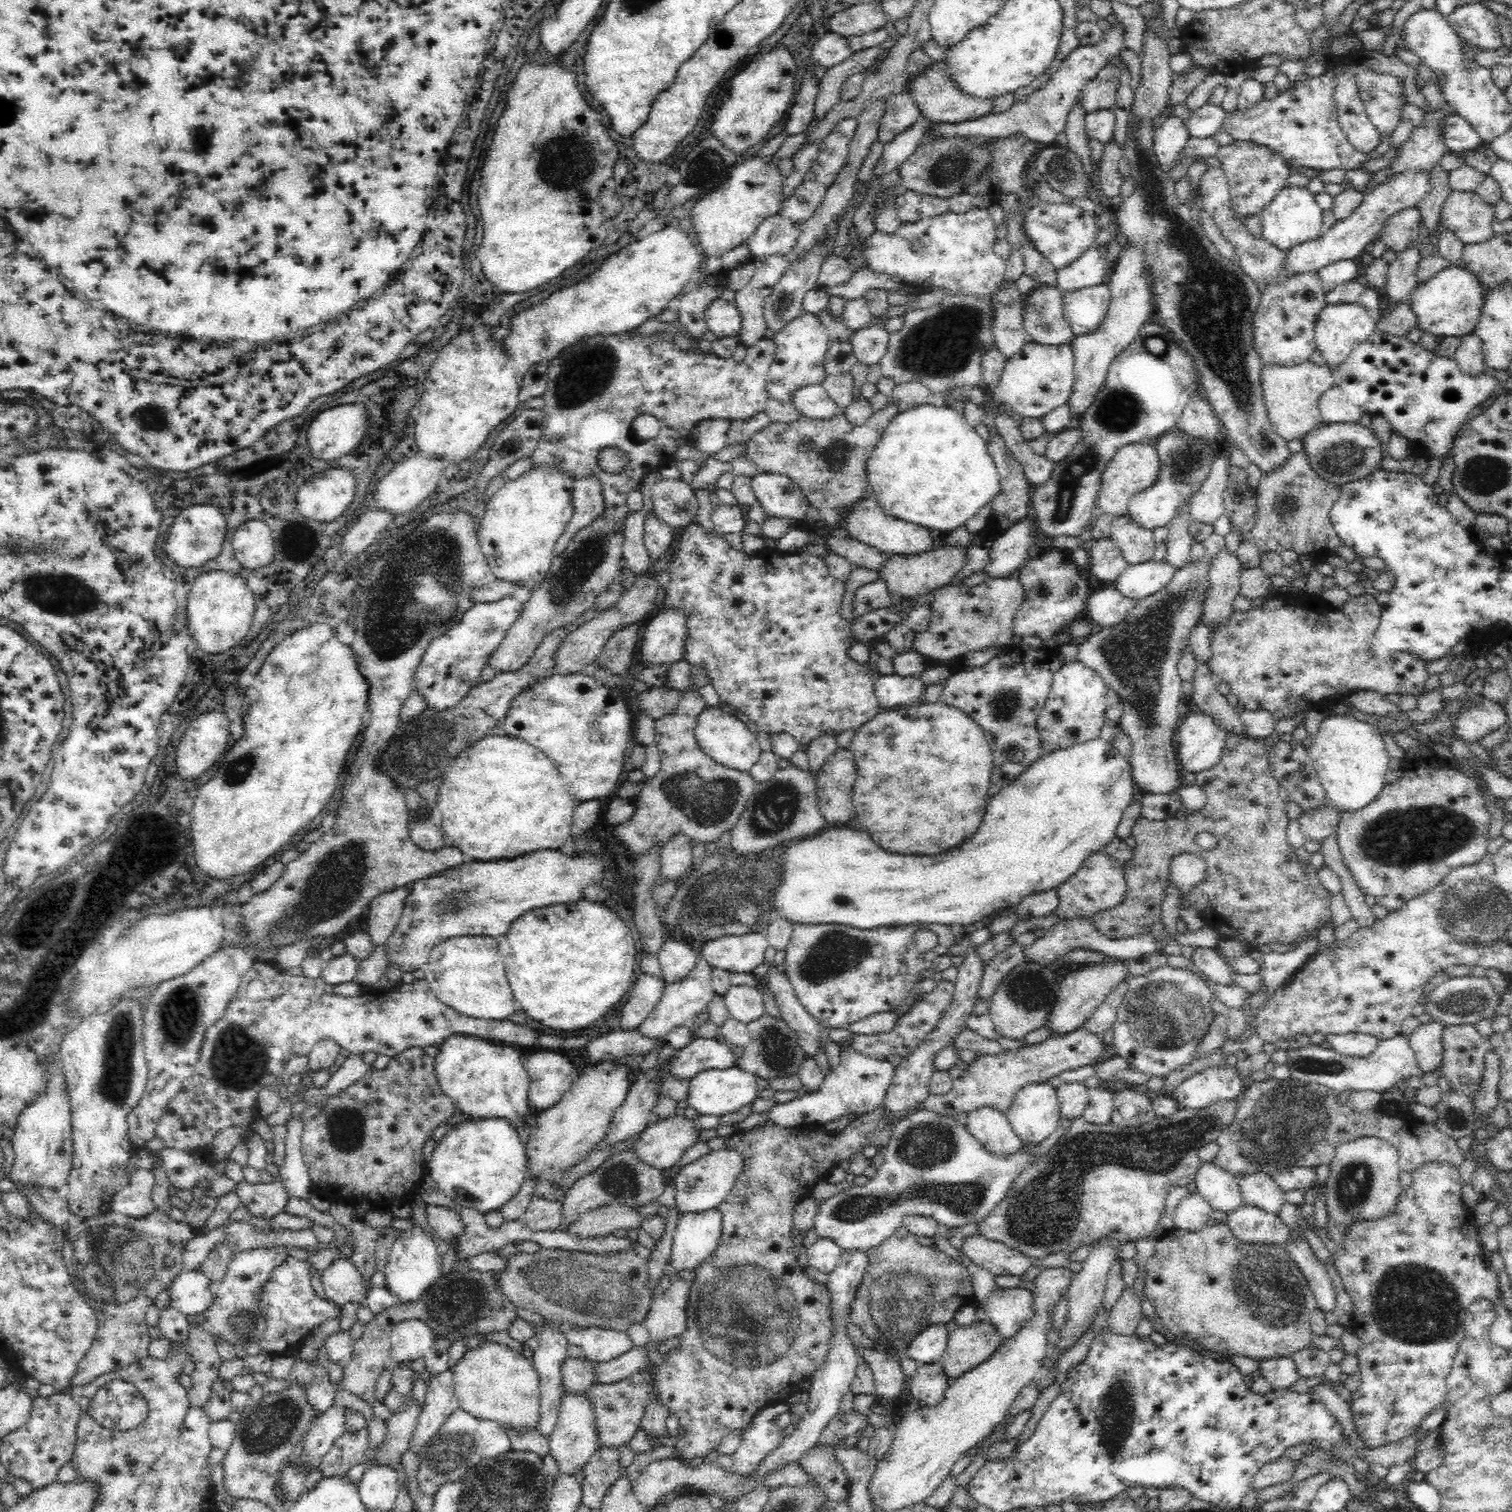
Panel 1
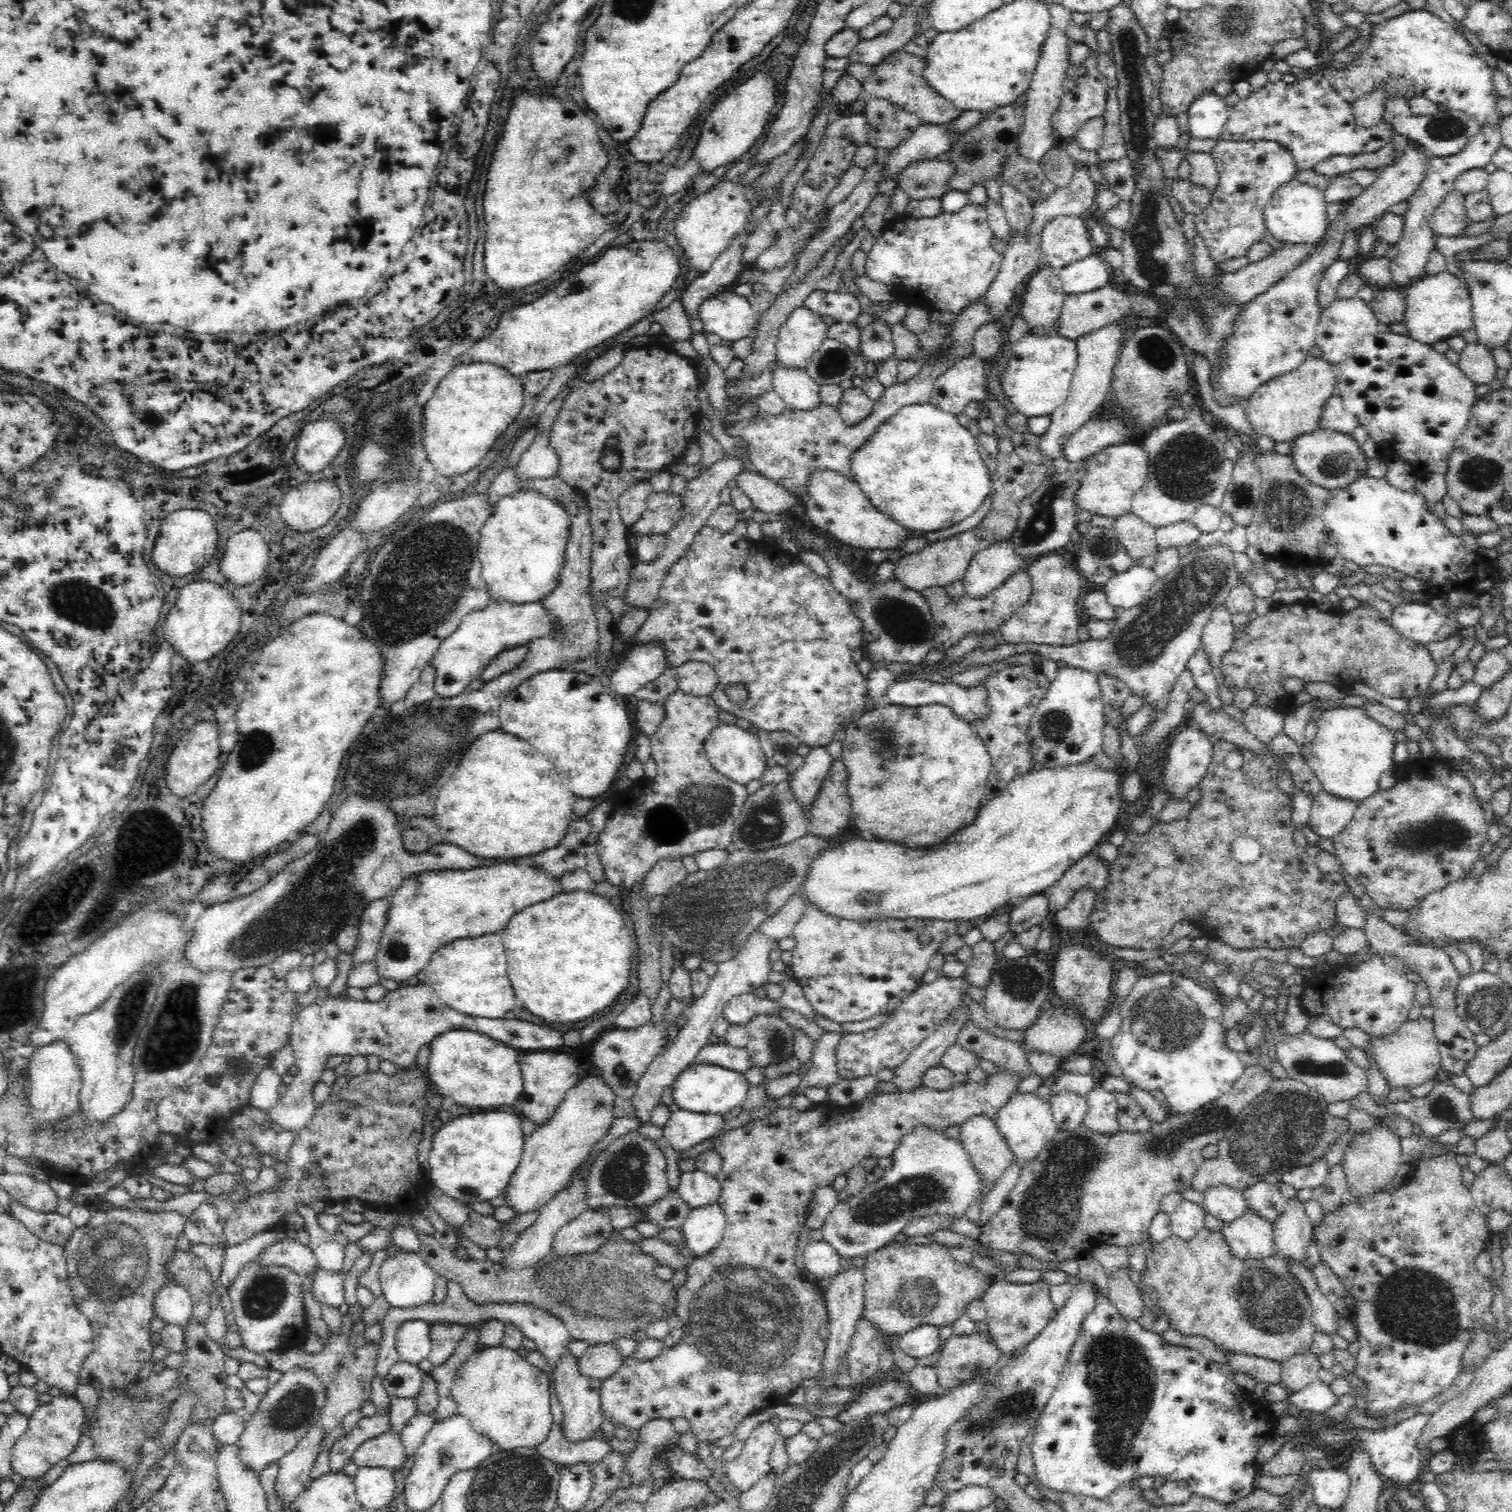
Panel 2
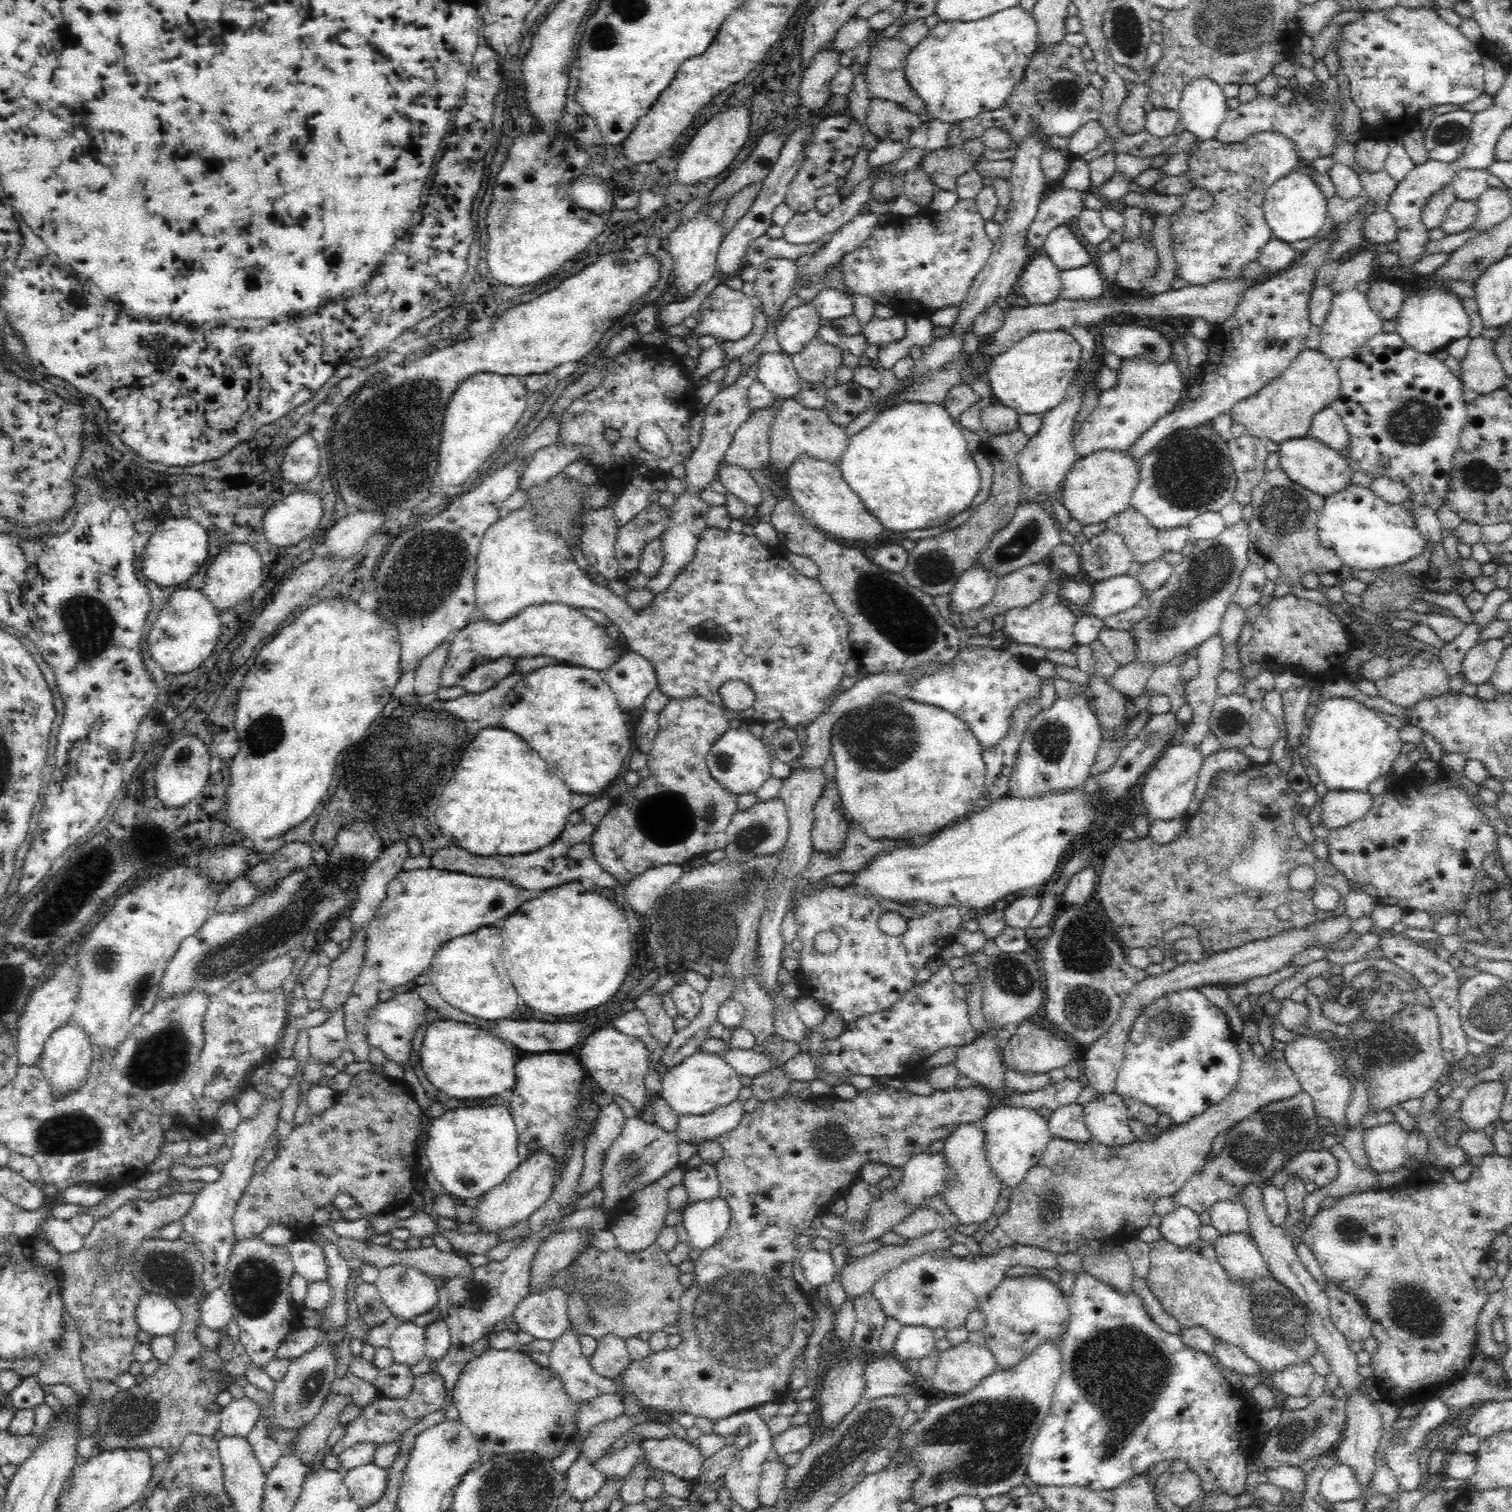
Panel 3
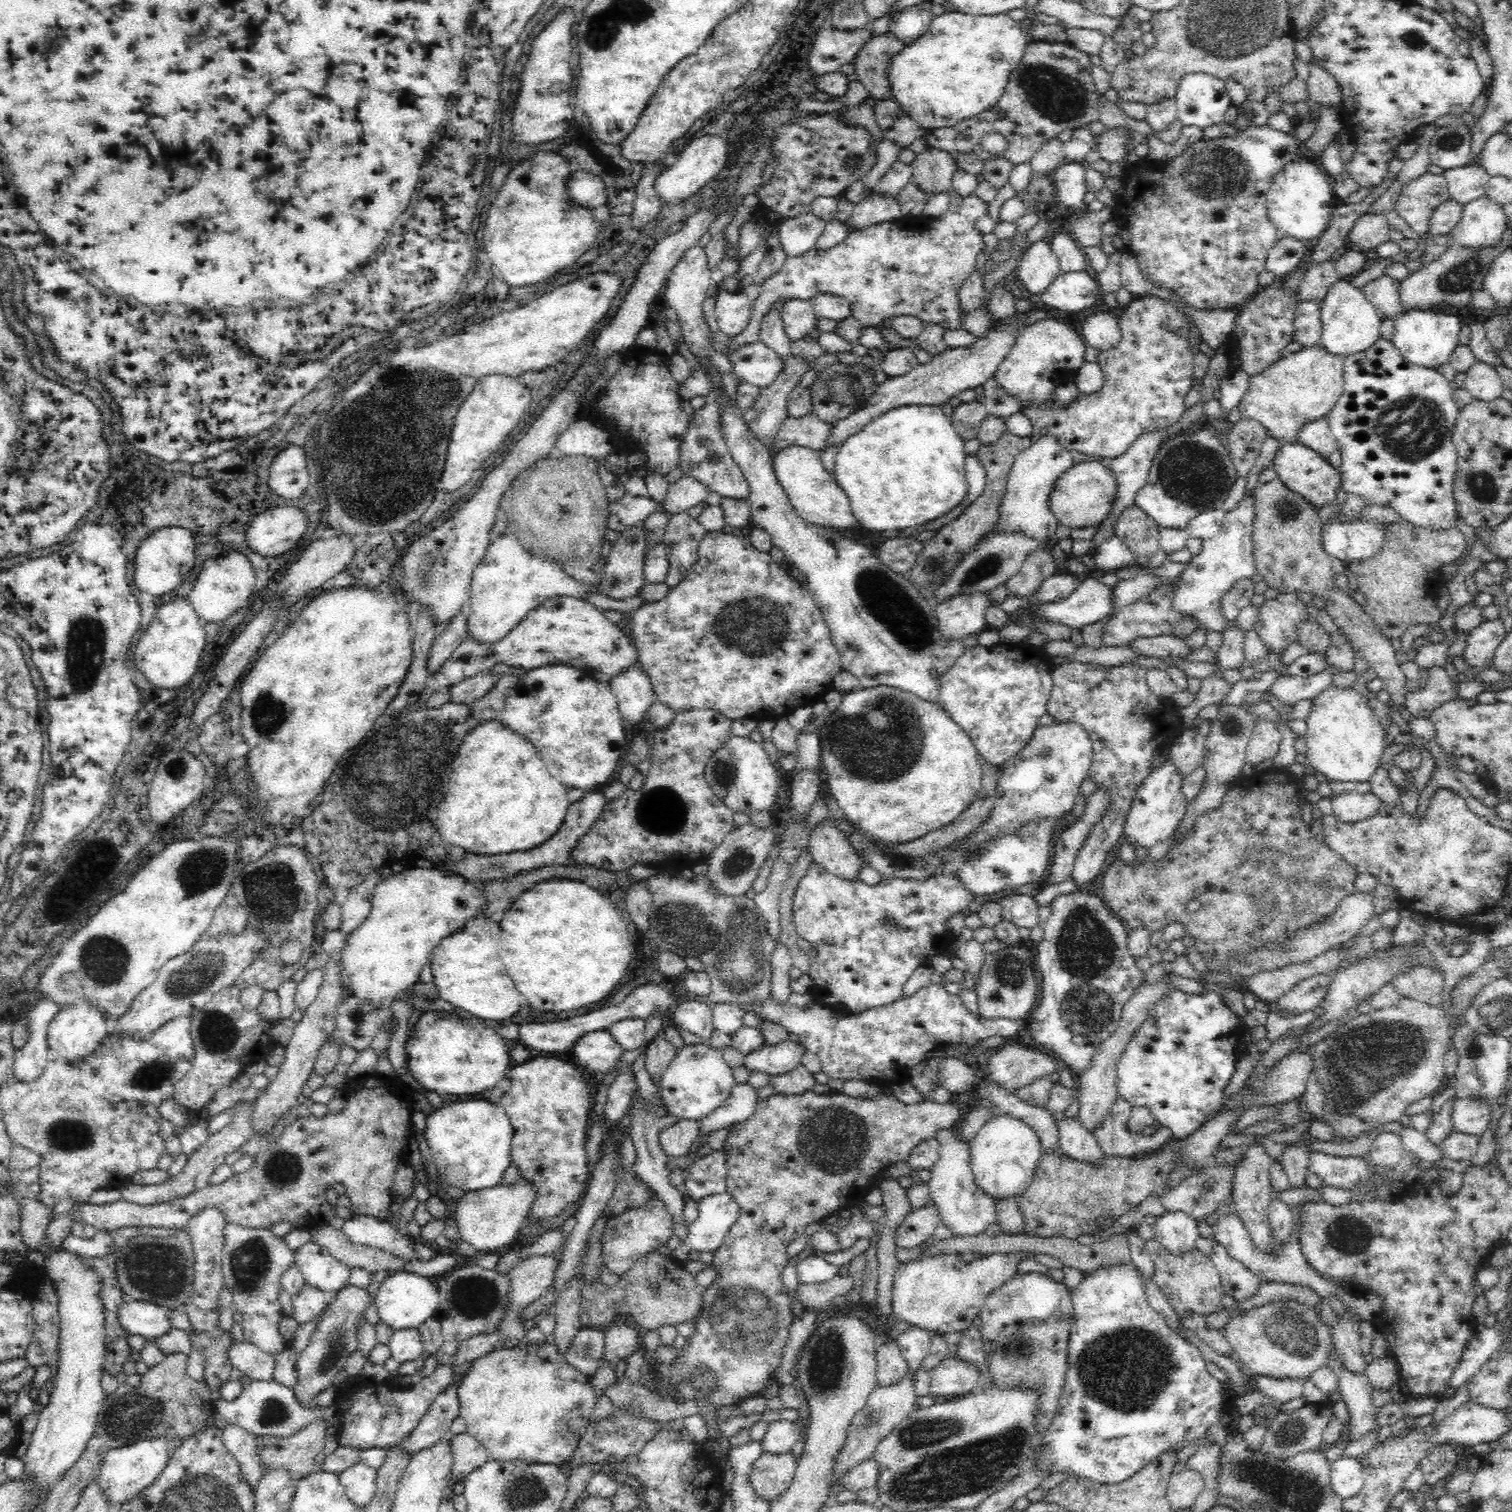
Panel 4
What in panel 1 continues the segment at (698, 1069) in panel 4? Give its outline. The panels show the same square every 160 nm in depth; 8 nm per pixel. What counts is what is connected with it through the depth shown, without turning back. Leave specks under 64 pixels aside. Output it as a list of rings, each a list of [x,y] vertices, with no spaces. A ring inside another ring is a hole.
[[[738,1066],[729,1067],[726,1070],[706,1070],[705,1072],[700,1072],[689,1081],[690,1089],[686,1102],[699,1115],[714,1114],[714,1116],[722,1116],[728,1113],[735,1113],[749,1105],[753,1105],[758,1098],[759,1089],[758,1084],[756,1084],[756,1077],[742,1071]]]

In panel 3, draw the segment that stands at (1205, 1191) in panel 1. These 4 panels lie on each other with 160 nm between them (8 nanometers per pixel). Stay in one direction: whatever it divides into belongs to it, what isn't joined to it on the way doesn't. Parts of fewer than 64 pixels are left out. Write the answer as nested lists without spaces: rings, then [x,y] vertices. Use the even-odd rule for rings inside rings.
[[[1239,1199],[1217,1200],[1209,1208],[1208,1217],[1220,1234],[1245,1233],[1249,1230],[1249,1216],[1244,1203]]]

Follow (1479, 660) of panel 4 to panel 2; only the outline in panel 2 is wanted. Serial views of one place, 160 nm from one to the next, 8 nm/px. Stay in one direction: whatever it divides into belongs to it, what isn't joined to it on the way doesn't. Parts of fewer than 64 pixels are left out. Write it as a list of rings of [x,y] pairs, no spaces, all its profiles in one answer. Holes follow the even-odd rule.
[[[1498,650],[1485,652],[1483,656],[1474,663],[1473,682],[1482,690],[1490,689],[1500,683],[1510,672],[1510,663]]]

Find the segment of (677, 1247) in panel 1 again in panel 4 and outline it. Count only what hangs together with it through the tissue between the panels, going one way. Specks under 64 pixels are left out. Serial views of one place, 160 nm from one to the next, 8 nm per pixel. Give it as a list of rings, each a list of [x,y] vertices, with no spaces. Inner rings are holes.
[[[727,1192],[701,1198],[698,1218],[687,1226],[686,1238],[671,1256],[681,1264],[687,1259],[688,1250],[700,1253],[715,1251],[738,1215],[738,1205]]]

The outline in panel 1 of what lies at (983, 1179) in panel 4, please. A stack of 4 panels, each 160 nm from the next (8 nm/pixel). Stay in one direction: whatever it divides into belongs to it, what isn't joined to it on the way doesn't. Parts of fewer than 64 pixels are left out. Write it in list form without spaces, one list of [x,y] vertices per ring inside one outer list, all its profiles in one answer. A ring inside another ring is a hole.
[[[1046,1082],[1024,1086],[1007,1115],[1022,1142],[1041,1143],[1060,1126],[1062,1113],[1057,1089]]]

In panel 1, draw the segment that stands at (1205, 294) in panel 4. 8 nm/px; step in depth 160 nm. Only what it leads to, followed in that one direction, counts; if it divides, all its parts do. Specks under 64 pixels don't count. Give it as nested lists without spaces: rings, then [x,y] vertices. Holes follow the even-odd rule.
[[[1235,141],[1231,146],[1222,147],[1217,157],[1228,177],[1235,216],[1242,219],[1259,215],[1262,208],[1272,202],[1276,194],[1287,186],[1286,179],[1292,173],[1281,154],[1252,142]]]

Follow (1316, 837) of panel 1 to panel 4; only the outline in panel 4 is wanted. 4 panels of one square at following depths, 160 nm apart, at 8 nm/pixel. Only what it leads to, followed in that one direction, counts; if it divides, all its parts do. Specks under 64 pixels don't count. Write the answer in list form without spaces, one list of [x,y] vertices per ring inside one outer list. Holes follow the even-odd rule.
[[[1356,791],[1331,796],[1333,815],[1342,823],[1354,823],[1368,818],[1380,808],[1381,800],[1372,792],[1359,794]]]

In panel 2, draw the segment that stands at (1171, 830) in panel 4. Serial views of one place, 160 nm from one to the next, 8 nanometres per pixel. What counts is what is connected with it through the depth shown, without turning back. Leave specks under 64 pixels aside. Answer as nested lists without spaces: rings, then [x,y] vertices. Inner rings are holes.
[[[1190,724],[1186,730],[1182,730],[1172,740],[1168,750],[1166,764],[1162,772],[1163,789],[1169,792],[1172,800],[1184,800],[1190,790],[1196,788],[1197,782],[1204,778],[1213,756],[1214,738],[1194,724]]]

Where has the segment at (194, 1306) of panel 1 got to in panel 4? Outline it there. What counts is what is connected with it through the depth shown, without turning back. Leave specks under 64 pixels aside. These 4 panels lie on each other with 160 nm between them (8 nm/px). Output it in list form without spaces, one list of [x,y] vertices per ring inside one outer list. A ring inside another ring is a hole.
[[[134,1298],[126,1299],[120,1306],[119,1317],[128,1334],[141,1334],[148,1341],[164,1336],[172,1328],[166,1308]]]

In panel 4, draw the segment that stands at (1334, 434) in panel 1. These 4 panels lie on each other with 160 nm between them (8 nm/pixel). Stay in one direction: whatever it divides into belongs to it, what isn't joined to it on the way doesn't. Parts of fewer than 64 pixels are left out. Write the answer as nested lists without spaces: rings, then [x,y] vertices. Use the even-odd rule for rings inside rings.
[[[1298,440],[1296,442],[1282,442],[1282,446],[1275,452],[1273,463],[1282,482],[1290,490],[1307,498],[1318,508],[1332,502],[1336,498],[1337,491],[1341,488],[1341,472],[1338,468],[1330,465],[1323,455]]]

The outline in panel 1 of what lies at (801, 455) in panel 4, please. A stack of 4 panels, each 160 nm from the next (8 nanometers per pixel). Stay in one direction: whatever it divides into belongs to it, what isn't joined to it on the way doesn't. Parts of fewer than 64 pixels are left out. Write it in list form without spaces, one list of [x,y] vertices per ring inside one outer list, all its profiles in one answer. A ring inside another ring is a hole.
[[[868,494],[868,498],[864,498],[851,509],[850,516],[844,522],[844,529],[852,538],[876,548],[885,555],[913,557],[938,548],[937,541],[932,538],[929,528],[886,514],[872,494]]]

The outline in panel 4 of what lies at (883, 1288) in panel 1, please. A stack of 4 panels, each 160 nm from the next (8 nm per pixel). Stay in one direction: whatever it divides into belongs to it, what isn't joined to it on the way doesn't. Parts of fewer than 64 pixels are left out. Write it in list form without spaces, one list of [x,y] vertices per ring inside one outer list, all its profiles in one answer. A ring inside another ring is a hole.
[[[1034,1251],[992,1253],[972,1262],[965,1262],[956,1254],[922,1256],[896,1269],[891,1284],[892,1313],[913,1327],[934,1330],[939,1335],[947,1332],[966,1333],[977,1324],[986,1298],[1016,1275],[1018,1265],[1030,1258]]]

